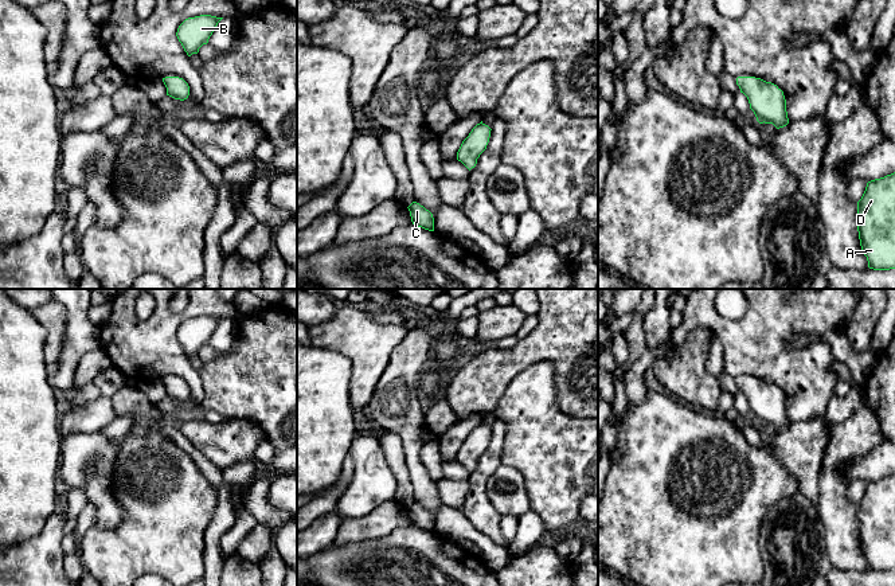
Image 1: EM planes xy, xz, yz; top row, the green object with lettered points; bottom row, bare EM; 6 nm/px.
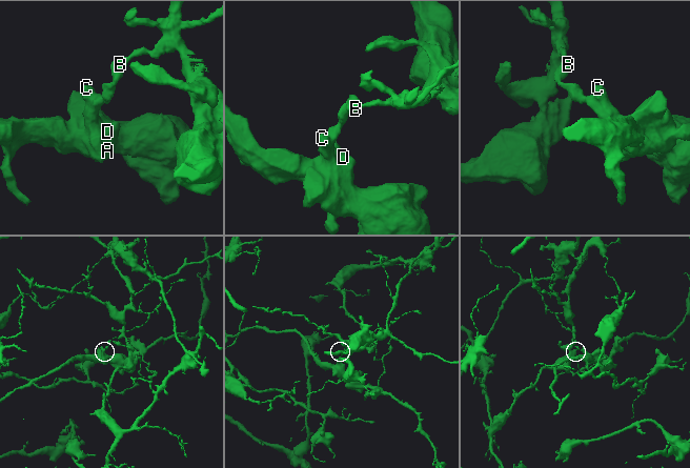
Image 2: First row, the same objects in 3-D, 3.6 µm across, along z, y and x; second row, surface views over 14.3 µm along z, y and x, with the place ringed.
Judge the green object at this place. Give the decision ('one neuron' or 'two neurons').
two neurons

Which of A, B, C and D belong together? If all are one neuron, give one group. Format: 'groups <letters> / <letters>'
groups A C D / B

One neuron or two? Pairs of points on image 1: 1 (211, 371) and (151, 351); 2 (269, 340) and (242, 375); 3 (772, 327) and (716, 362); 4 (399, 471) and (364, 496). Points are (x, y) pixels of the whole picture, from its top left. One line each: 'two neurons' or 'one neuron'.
1: two neurons
2: one neuron
3: two neurons
4: two neurons

